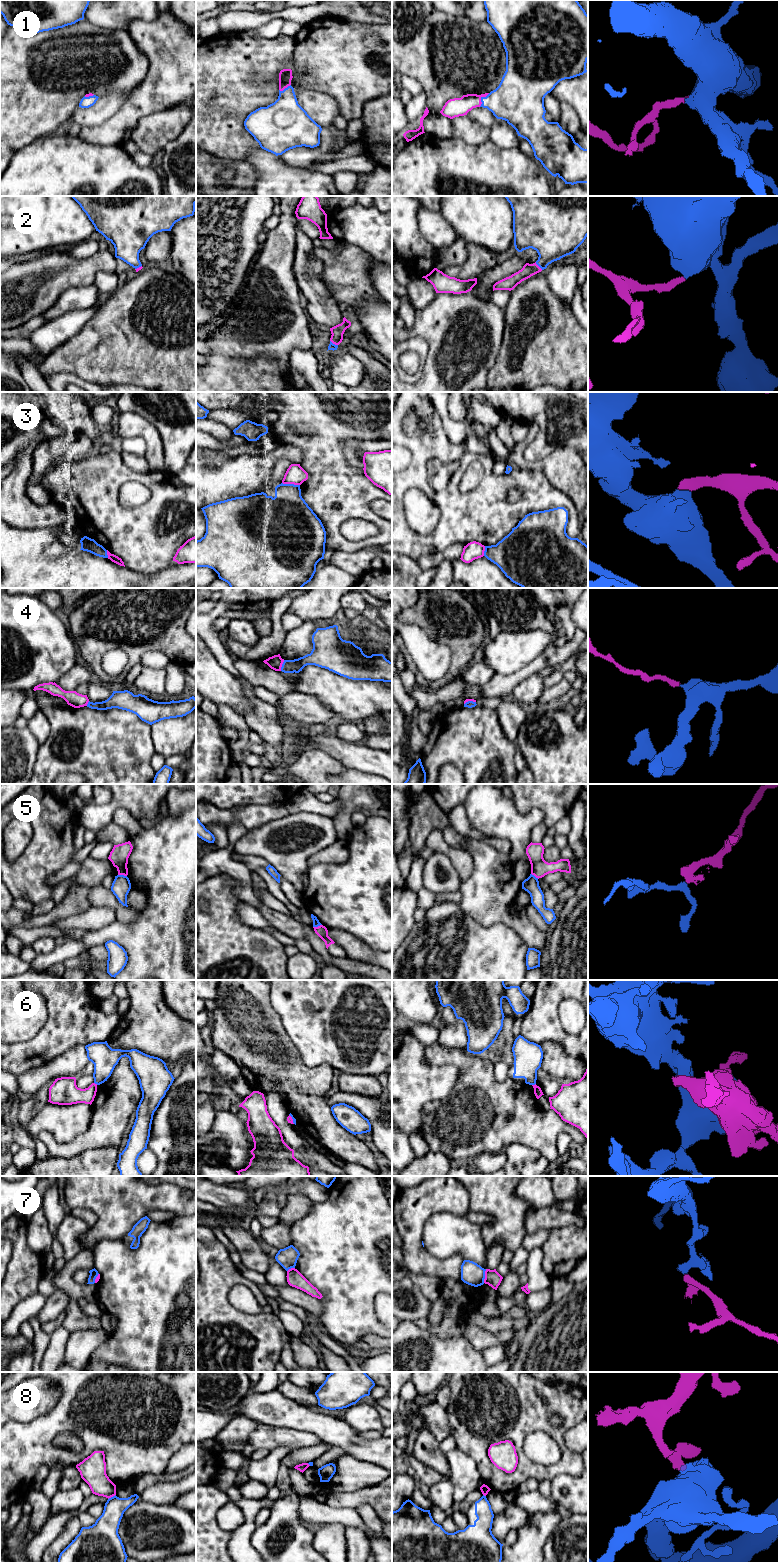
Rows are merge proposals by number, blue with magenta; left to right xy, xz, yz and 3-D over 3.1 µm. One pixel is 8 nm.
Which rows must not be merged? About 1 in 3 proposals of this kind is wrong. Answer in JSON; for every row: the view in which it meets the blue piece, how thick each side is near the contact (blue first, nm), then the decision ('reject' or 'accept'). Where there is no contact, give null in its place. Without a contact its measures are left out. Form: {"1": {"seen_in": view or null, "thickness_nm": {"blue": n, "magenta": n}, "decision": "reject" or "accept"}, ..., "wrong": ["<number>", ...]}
{"1": {"seen_in": "yz", "thickness_nm": {"blue": 320, "magenta": 150}, "decision": "accept"}, "2": {"seen_in": "xz", "thickness_nm": {"blue": 50, "magenta": 100}, "decision": "accept"}, "3": {"seen_in": "xz", "thickness_nm": {"blue": 360, "magenta": 160}, "decision": "reject"}, "4": {"seen_in": "xz", "thickness_nm": {"blue": 110, "magenta": 120}, "decision": "reject"}, "5": {"seen_in": "xy", "thickness_nm": {"blue": 150, "magenta": 150}, "decision": "reject"}, "6": {"seen_in": "yz", "thickness_nm": {"blue": 220, "magenta": 70}, "decision": "reject"}, "7": {"seen_in": "yz", "thickness_nm": {"blue": 180, "magenta": 120}, "decision": "reject"}, "8": {"seen_in": "xy", "thickness_nm": {"blue": 190, "magenta": 200}, "decision": "reject"}, "wrong": ["3", "4", "5", "6", "7", "8"]}

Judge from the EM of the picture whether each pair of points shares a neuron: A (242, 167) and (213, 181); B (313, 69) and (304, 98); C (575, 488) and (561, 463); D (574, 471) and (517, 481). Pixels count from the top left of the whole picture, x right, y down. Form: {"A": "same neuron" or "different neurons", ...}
{"A": "same neuron", "B": "different neurons", "C": "same neuron", "D": "different neurons"}

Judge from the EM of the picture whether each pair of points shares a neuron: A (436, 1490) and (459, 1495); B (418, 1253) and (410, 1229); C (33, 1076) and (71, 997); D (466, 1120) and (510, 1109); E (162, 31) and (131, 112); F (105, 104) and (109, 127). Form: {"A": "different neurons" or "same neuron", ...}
{"A": "different neurons", "B": "same neuron", "C": "different neurons", "D": "same neuron", "E": "same neuron", "F": "different neurons"}

